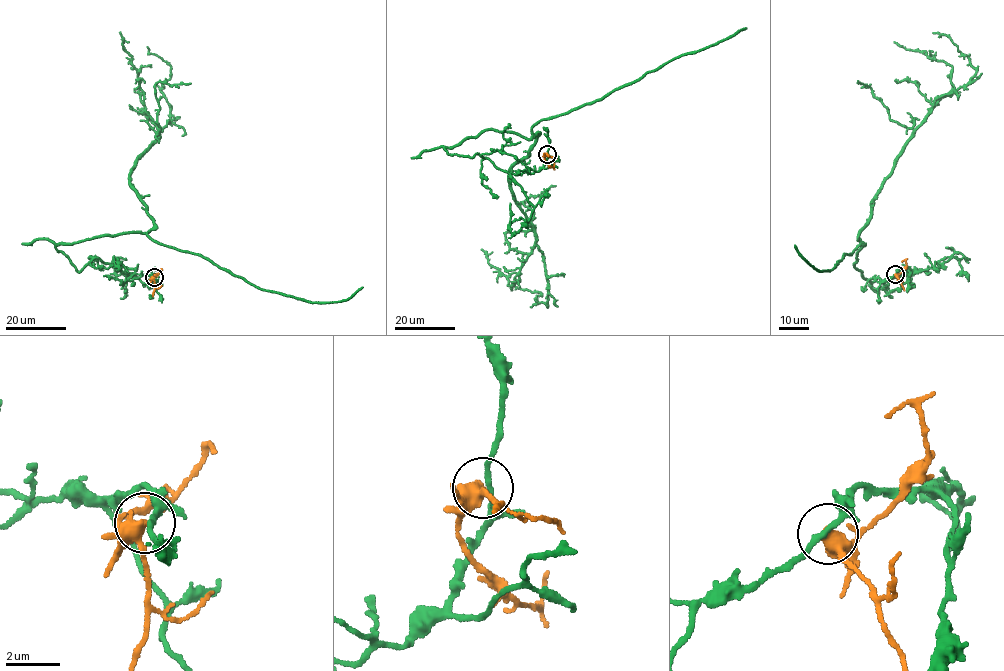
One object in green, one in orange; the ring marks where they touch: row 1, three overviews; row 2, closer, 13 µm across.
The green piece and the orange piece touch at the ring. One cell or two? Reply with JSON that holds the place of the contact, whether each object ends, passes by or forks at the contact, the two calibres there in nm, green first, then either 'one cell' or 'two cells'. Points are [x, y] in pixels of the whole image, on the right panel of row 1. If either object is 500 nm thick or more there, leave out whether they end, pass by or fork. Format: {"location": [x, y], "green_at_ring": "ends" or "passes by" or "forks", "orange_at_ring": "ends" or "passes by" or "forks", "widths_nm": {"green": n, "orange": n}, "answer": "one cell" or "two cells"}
{"location": [895, 274], "green_at_ring": "passes by", "orange_at_ring": "passes by", "widths_nm": {"green": 190, "orange": 420}, "answer": "two cells"}

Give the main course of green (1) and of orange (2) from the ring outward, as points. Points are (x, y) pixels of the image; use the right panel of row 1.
1: (895, 274), (911, 271), (888, 278), (891, 297), (856, 269), (859, 230), (936, 99), (976, 68), (932, 32)
2: (895, 274), (906, 266), (905, 260), (902, 261)

